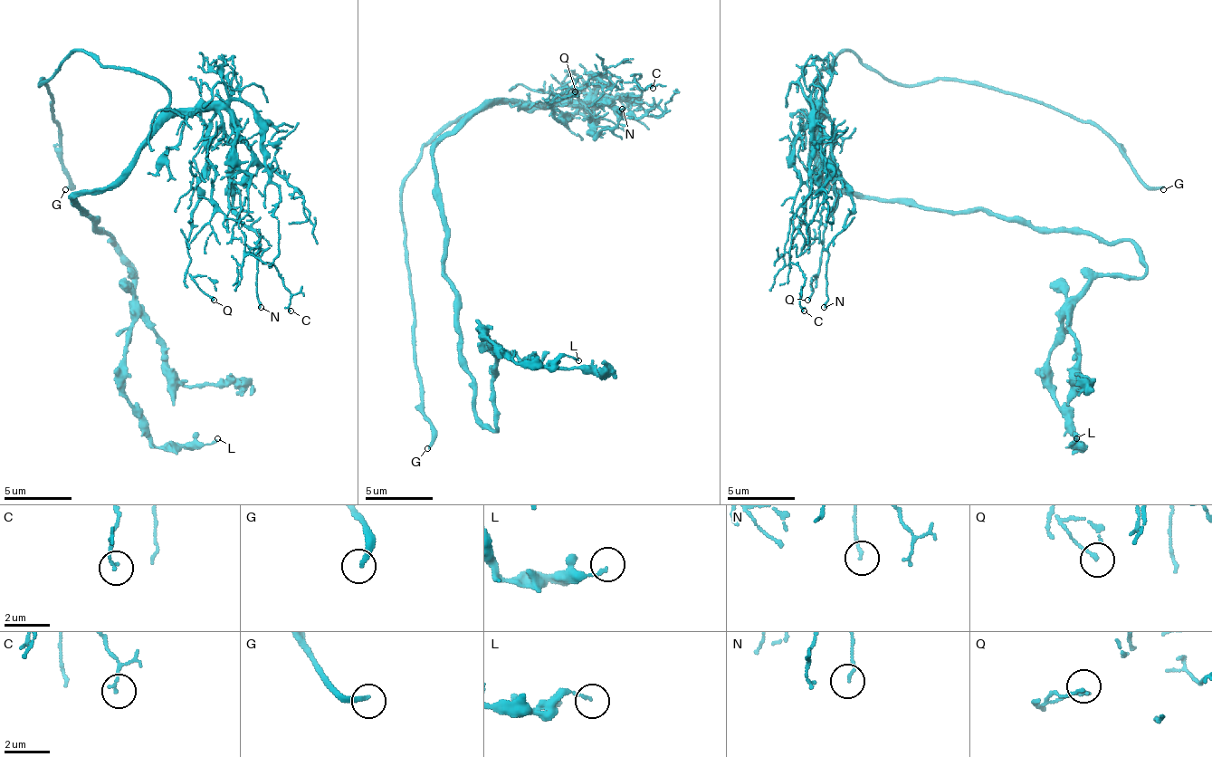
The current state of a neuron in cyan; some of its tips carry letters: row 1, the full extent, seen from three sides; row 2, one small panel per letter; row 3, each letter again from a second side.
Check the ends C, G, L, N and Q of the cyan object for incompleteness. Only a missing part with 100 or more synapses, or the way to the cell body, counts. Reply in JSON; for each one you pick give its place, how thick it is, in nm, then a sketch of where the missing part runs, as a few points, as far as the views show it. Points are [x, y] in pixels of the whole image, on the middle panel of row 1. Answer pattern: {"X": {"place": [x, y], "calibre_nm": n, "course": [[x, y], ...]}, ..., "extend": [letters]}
{"G": {"place": [427, 448], "calibre_nm": 240}, "extend": ["G"]}

